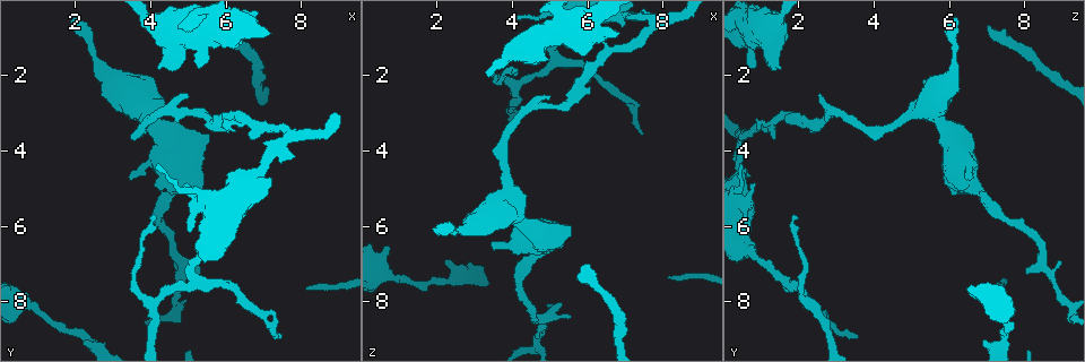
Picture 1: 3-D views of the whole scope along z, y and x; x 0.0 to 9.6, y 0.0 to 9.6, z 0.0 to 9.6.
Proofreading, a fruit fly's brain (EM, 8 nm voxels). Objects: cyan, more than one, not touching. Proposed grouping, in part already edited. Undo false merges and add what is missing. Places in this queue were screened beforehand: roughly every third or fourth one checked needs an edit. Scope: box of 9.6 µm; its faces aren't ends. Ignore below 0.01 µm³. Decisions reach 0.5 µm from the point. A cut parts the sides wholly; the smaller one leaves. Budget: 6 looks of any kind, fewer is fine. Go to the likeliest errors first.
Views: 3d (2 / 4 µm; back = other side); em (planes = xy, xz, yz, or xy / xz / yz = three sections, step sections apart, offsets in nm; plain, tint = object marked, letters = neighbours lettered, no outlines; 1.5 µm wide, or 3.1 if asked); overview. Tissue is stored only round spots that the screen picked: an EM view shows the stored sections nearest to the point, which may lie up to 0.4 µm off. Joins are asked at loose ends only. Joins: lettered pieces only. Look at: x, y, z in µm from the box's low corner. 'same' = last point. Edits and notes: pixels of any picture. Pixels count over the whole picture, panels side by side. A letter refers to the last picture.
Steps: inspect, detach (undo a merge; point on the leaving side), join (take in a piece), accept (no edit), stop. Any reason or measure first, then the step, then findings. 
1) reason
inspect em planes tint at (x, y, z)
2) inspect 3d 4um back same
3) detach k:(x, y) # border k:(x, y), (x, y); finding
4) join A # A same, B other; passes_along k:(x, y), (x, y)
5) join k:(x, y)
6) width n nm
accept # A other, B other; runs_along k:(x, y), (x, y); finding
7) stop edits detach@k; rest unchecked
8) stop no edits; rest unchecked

inspect 3d 2um at (5.30, 1.70, 0.80)

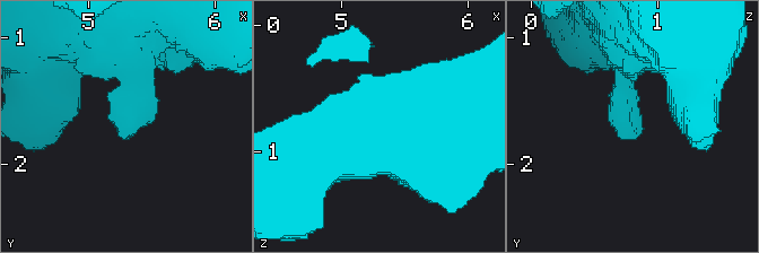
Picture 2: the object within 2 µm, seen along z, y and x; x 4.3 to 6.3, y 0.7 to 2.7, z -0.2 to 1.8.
inspect em planes letters at (5.24, 1.76, 0.78)

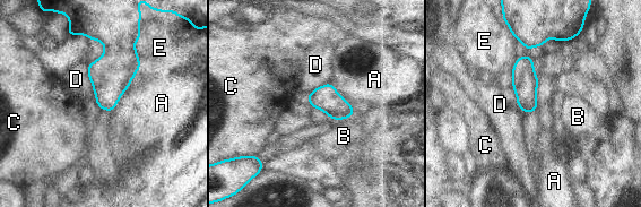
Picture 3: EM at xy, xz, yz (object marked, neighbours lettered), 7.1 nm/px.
longest_contact A 400 nm
accept # A other, B other, C other, D other, E other; border 3:(86, 66), (86, 72), (96, 103); no lettered piece goes on from it

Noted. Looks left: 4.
free end
inspect em yz step 4 plain at (5.00, 2.60, 2.55)

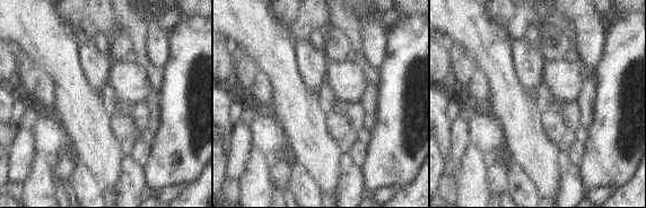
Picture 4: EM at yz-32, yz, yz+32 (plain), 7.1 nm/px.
what lies round it
inspect em yz step 4 letters same

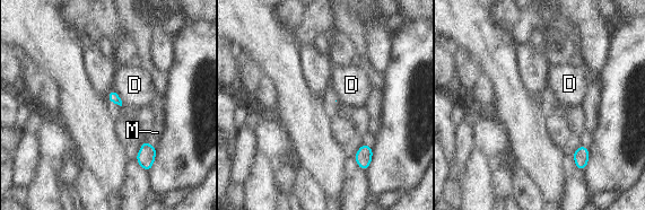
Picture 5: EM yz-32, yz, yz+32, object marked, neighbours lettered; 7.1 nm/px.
accept # D other, M other; border 5:(113, 88), (122, 104); no lettered piece goes on from it

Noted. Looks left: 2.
free end
inspect em yz step 8 letters at (5.00, 6.20, 0.65)

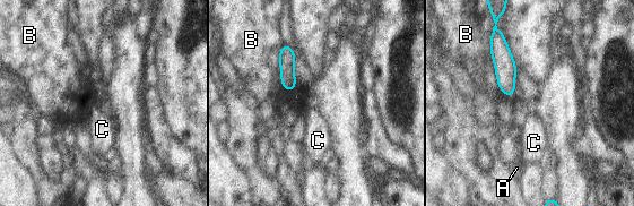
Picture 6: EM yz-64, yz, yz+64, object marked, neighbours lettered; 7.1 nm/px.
another direction
inspect em planes letters same

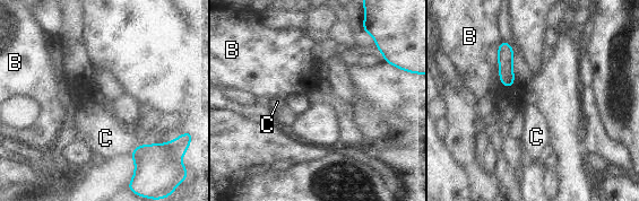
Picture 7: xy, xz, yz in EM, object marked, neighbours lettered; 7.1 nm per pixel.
longest_contact B 360 nm
join C # B other, C same; passes_along 7:(158, 169), (134, 149), (105, 138); it goes on there

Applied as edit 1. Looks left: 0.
stop edits join@7; rest unchecked

